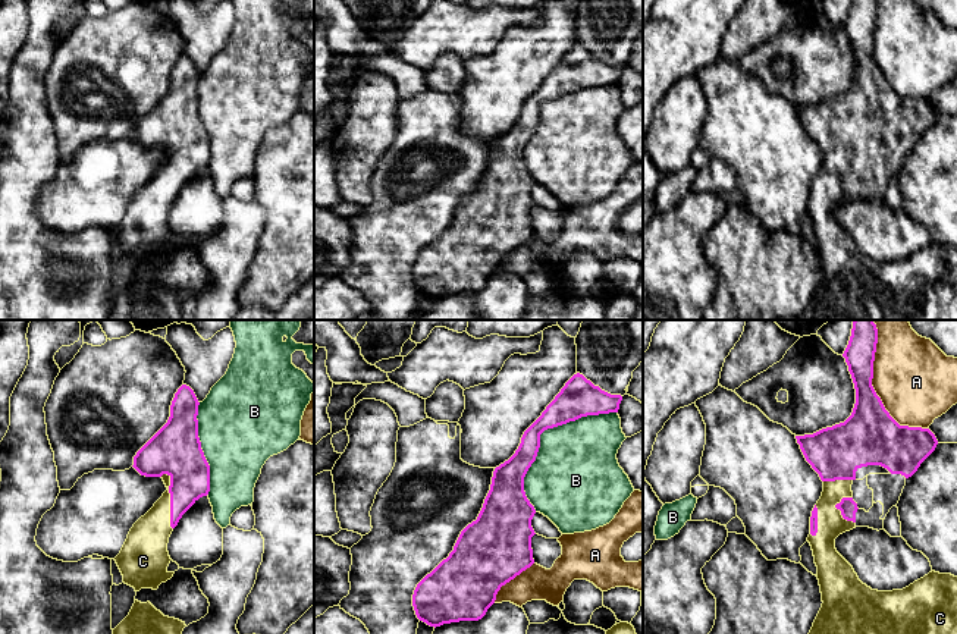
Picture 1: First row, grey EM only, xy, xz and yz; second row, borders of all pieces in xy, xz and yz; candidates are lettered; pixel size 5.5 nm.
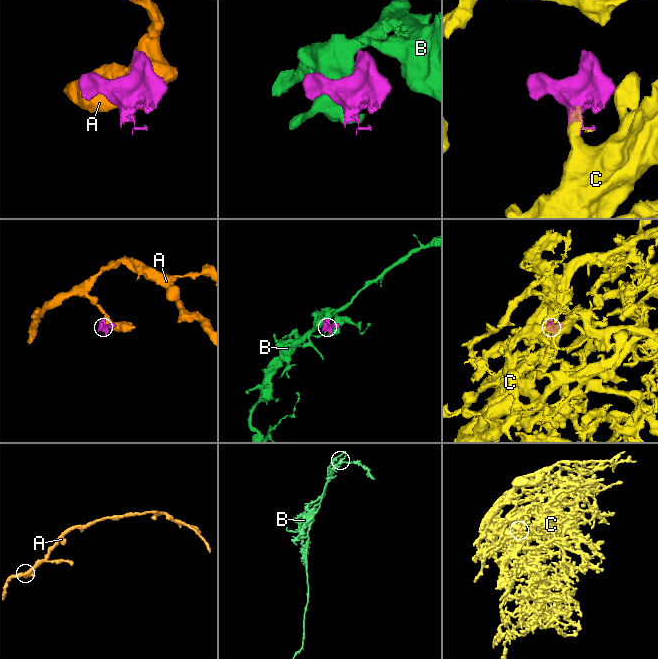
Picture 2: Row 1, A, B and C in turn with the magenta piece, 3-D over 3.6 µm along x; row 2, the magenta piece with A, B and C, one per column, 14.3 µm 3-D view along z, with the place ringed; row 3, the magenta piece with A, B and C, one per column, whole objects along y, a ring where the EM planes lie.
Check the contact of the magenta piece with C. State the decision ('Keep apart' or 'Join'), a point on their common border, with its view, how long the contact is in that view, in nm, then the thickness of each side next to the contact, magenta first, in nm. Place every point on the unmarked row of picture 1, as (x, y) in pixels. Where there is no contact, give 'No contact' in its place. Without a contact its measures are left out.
Join. Touches magenta at xy (170, 172). Shared border 320 nm. Thickness 240 nm (magenta) against 220 nm

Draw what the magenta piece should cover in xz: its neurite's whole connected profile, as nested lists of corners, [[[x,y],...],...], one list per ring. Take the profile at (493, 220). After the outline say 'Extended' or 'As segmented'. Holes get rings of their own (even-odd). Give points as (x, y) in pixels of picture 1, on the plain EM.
[[[574,45],[542,87],[524,103],[515,125],[495,139],[490,161],[476,192],[459,205],[454,222],[415,258],[412,277],[420,292],[430,298],[459,292],[478,292],[495,274],[502,257],[534,235],[531,208],[536,205],[531,191],[534,178],[525,167],[524,148],[536,132],[540,106],[587,87],[618,84],[621,66],[611,66],[594,57],[583,45]]]. As segmented

